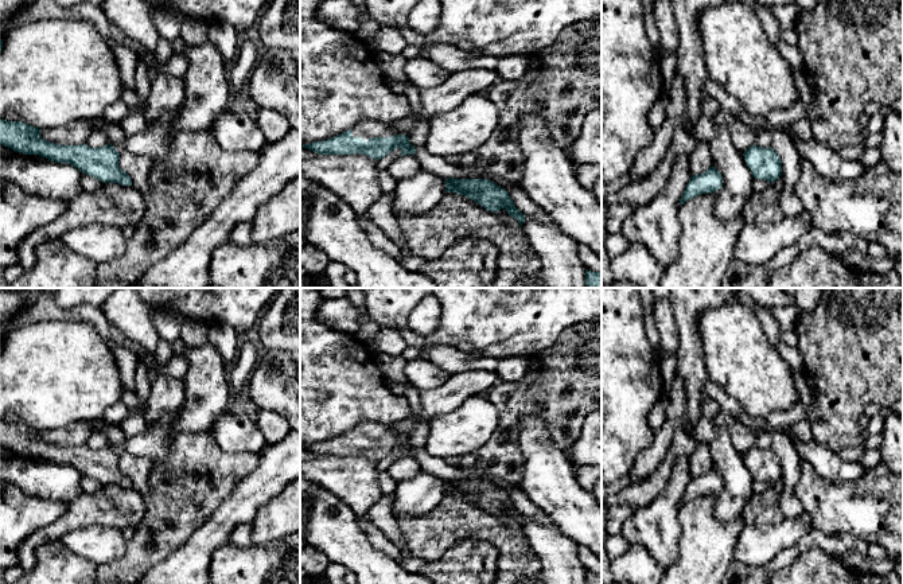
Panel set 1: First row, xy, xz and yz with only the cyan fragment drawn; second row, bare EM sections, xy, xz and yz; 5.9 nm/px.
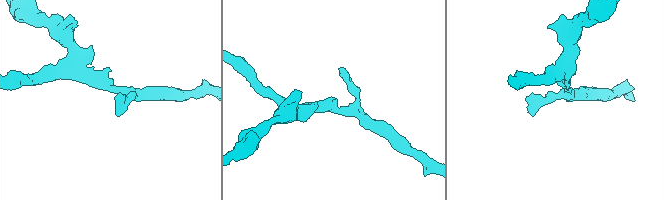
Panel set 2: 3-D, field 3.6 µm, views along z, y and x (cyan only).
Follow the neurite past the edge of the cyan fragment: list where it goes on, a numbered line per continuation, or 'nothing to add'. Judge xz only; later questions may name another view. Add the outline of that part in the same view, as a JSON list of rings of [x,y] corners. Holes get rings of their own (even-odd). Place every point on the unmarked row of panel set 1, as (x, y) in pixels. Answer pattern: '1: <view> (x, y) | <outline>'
1: xz (366, 431) | [[[370,421],[358,424],[351,433],[354,439],[362,439],[365,443],[369,443],[371,439],[394,437],[385,425]]]

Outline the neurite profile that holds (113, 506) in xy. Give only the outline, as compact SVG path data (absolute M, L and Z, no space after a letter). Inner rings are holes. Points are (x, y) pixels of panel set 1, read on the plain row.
M104 484L104 487L93 494L83 494L78 499L69 503L66 513L55 522L34 532L17 548L19 565L24 572L30 572L36 565L36 549L47 542L57 542L69 532L83 529L87 526L106 526L118 527L136 527L147 513L147 503L140 492L133 487L121 487L118 484Z

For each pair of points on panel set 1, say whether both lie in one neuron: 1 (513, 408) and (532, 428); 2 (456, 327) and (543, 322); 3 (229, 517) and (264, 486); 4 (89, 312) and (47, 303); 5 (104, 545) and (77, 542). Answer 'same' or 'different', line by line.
1: different
2: same
3: same
4: same
5: same

